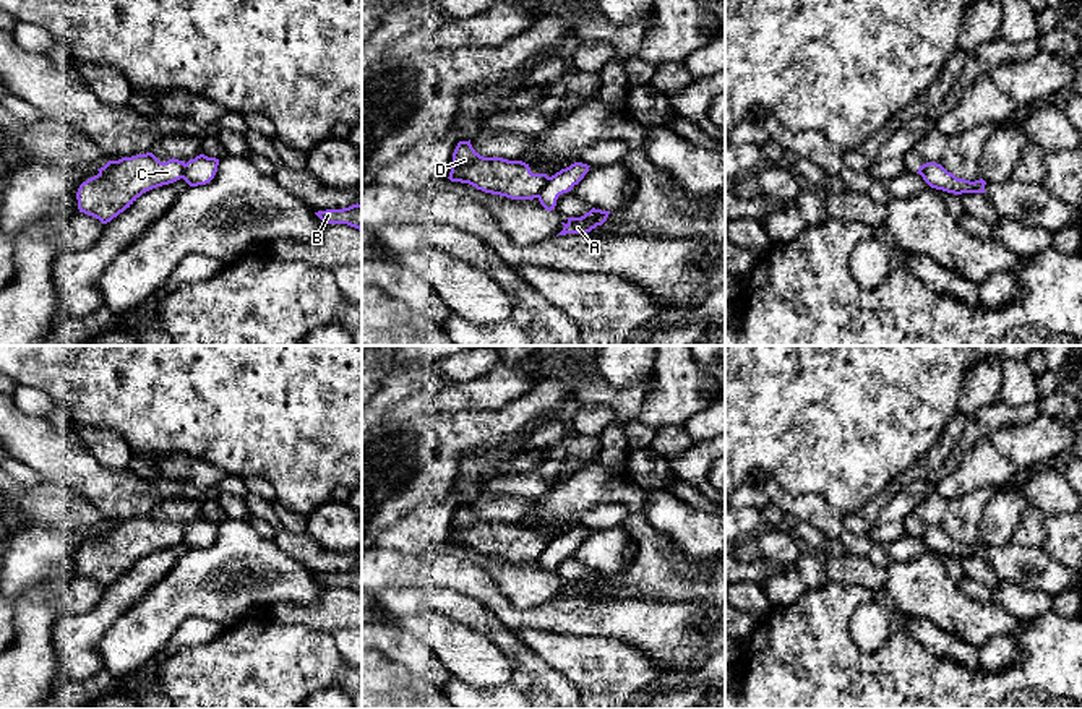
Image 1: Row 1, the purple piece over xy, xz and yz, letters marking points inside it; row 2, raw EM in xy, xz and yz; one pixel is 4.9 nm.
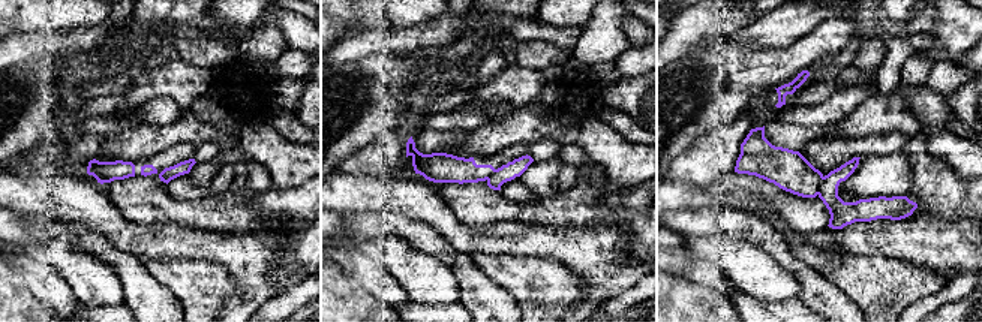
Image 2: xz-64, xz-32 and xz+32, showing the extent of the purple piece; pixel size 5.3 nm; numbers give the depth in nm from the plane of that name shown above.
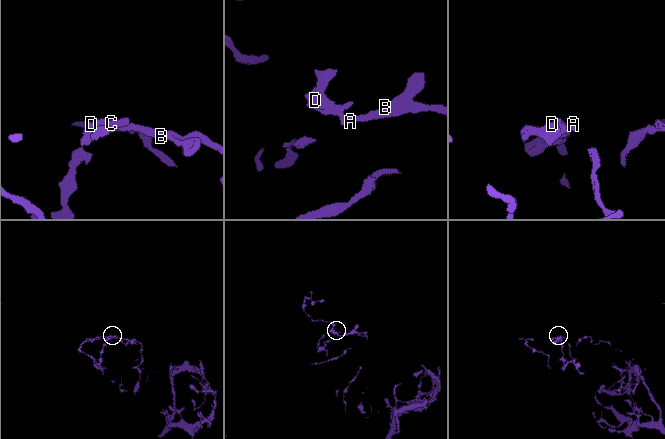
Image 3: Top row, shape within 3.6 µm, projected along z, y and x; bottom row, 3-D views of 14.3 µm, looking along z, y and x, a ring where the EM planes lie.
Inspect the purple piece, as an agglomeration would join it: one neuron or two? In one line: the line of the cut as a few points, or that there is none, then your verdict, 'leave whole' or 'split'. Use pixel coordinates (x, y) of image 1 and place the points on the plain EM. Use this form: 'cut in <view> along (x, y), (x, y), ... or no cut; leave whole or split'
cut in xz along (550, 541), (536, 560); split

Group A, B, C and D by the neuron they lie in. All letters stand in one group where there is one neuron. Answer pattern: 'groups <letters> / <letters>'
groups A B / C D

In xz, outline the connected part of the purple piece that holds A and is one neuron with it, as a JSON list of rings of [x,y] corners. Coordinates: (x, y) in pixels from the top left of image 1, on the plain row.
[[[592,571],[589,576],[586,576],[581,581],[566,581],[568,586],[561,586],[565,591],[558,599],[566,599],[566,597],[587,597],[592,592],[595,592],[597,589],[602,589],[607,581],[608,581],[610,574],[602,574],[602,573],[595,573]]]

